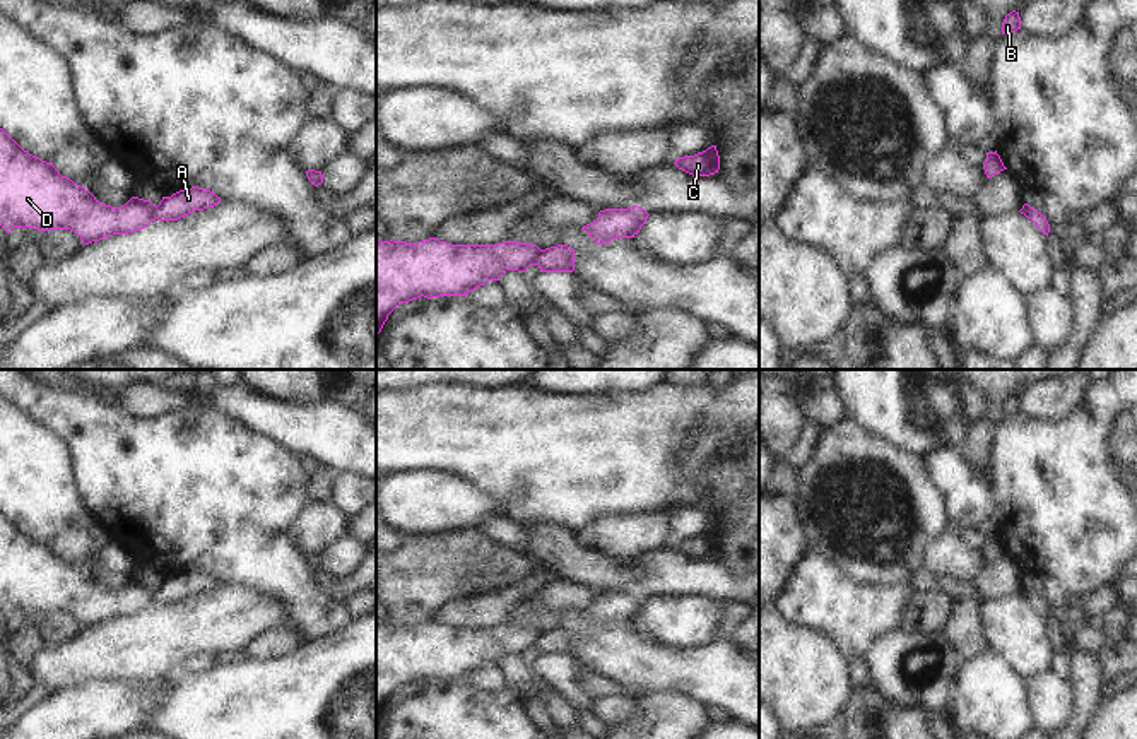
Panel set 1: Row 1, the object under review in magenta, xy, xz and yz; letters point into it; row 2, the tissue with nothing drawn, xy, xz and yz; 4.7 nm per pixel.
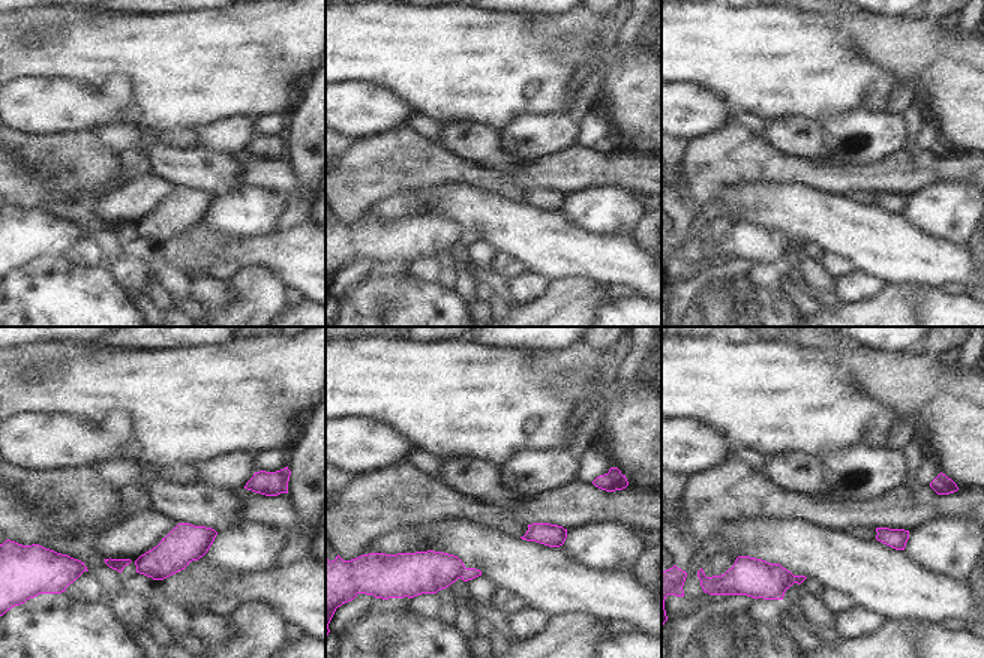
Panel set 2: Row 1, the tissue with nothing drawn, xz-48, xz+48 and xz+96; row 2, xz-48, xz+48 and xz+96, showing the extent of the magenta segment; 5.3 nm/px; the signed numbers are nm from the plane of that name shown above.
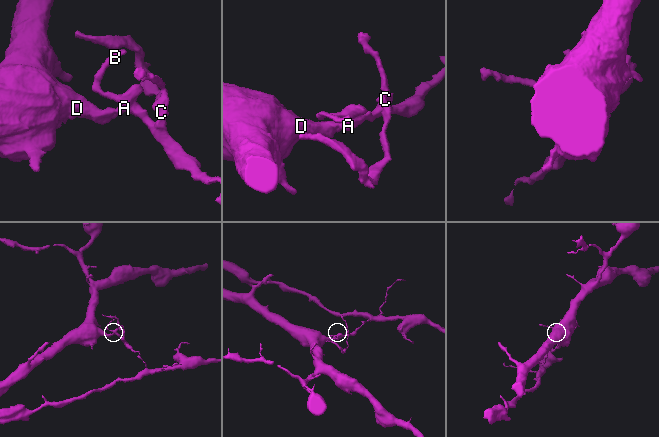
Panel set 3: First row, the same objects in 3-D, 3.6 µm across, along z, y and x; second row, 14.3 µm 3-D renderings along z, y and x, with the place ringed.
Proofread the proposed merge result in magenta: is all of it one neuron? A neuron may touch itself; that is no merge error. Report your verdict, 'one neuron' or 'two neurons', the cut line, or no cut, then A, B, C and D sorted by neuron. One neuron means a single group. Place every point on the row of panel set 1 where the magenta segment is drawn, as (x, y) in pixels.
two neurons; cut in xz along (541, 250), (537, 264); A B C / D

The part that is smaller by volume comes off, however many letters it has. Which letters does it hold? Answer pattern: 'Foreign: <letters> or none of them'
Foreign: A, B, C

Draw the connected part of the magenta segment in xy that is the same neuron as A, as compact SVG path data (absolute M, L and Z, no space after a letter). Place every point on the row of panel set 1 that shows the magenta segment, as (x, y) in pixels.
M191 186L173 193L171 197L162 197L156 207L157 221L178 221L195 210L203 210L221 204L221 198L205 188Z

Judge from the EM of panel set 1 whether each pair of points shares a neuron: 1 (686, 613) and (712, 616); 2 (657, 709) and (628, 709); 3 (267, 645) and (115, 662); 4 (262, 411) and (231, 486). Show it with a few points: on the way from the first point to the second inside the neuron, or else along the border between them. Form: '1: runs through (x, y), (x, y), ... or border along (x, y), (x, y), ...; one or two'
1: runs through (693, 616), (705, 616); one
2: border along (640, 700), (642, 712), (633, 721); two
3: border along (281, 626), (260, 633), (245, 649); two
4: border along (219, 407), (289, 449); two

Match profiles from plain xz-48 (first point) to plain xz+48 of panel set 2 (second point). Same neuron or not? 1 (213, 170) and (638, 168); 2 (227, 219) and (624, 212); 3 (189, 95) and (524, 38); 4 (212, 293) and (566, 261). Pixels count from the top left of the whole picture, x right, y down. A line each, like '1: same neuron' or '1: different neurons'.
1: different neurons
2: same neuron
3: same neuron
4: different neurons

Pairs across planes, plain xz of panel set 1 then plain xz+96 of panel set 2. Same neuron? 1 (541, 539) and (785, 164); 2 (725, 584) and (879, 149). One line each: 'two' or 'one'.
1: two
2: two

